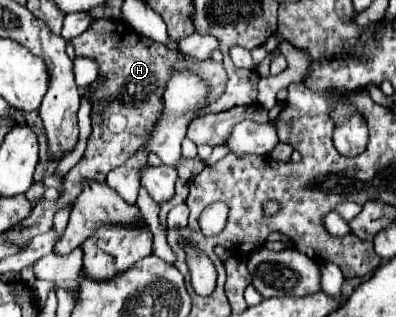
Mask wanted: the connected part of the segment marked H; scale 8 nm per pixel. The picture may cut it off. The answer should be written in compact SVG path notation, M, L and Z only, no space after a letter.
M98 19L94 25L74 37L70 41L74 45L76 57L88 57L98 63L98 87L92 91L92 95L84 89L84 97L92 103L92 135L88 139L86 153L82 161L70 169L62 179L62 189L58 195L58 201L52 203L52 211L62 209L64 205L70 205L78 197L82 189L84 179L96 179L104 183L106 173L126 163L152 135L152 129L156 127L158 119L162 117L164 109L164 89L170 79L170 73L176 69L188 69L196 73L202 81L206 81L210 93L208 103L212 103L226 87L226 71L222 63L216 63L212 59L208 61L194 61L194 59L178 59L172 51L168 51L164 45L138 35L128 23L118 19Z

